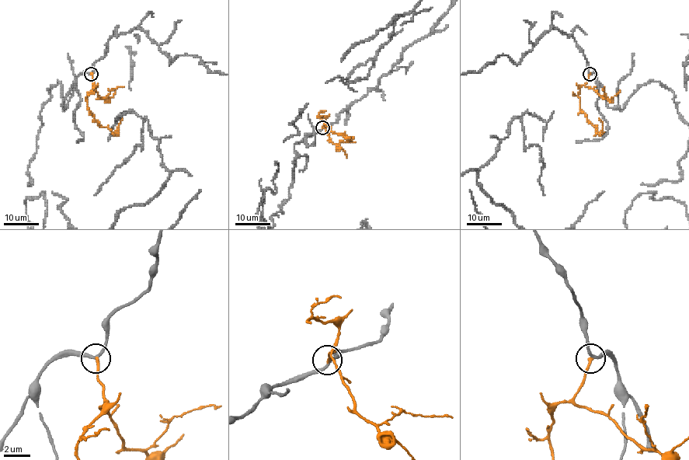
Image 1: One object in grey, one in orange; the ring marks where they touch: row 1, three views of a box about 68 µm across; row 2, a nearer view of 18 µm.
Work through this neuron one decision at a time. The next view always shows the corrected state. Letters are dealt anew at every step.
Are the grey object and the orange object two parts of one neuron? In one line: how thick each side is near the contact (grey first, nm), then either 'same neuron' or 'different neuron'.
220 nm thick on the grey side, 200 nm on the other; different neuron

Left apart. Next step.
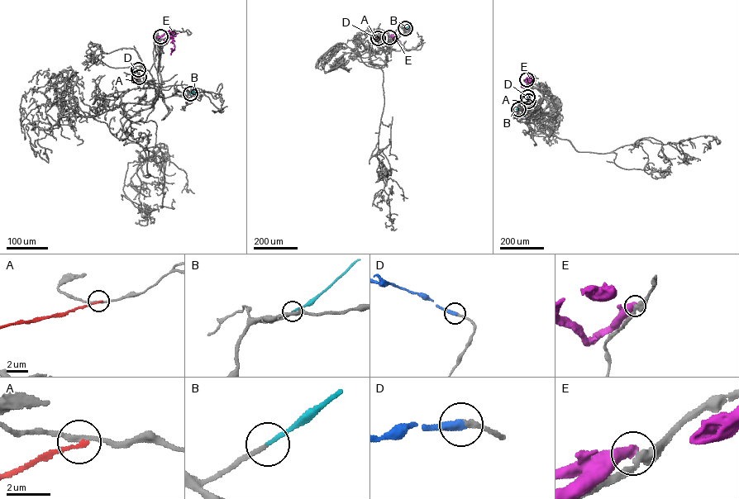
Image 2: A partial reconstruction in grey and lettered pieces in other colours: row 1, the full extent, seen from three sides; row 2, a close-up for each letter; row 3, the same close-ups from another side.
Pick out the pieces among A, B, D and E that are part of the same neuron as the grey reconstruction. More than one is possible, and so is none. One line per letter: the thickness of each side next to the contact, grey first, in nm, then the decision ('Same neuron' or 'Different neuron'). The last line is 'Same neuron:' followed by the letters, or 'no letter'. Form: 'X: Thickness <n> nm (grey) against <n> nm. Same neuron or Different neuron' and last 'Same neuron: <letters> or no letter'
A: Thickness 180 nm (grey) against 180 nm. Different neuron
B: Thickness 170 nm (grey) against 180 nm. Same neuron
D: Thickness 220 nm (grey) against 400 nm. Same neuron
E: Thickness 360 nm (grey) against 480 nm. Different neuron
Same neuron: B, D

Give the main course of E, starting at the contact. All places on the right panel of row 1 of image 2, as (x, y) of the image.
E: (526, 79), (531, 76), (528, 85), (521, 86)

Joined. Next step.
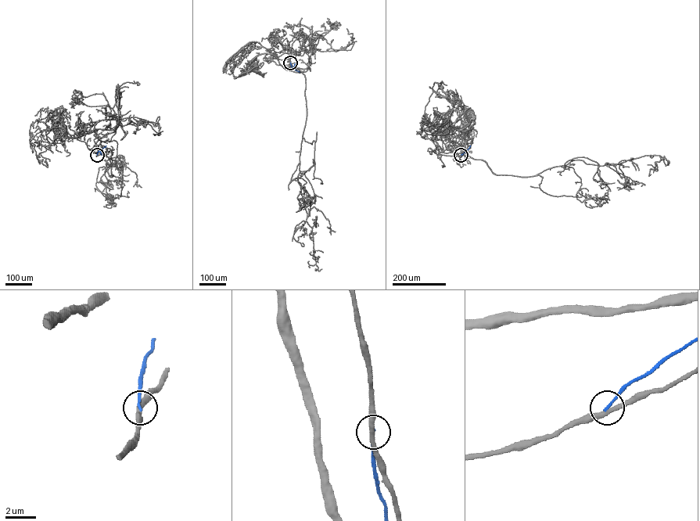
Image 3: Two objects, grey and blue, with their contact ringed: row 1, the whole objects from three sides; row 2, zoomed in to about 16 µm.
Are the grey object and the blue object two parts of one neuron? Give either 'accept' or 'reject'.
reject

